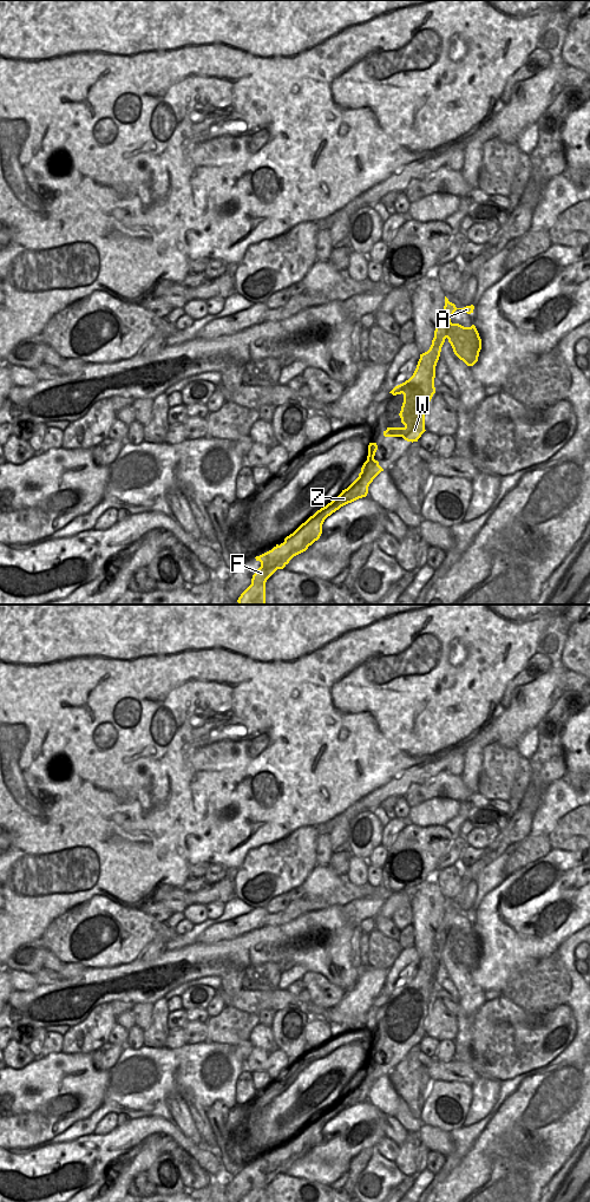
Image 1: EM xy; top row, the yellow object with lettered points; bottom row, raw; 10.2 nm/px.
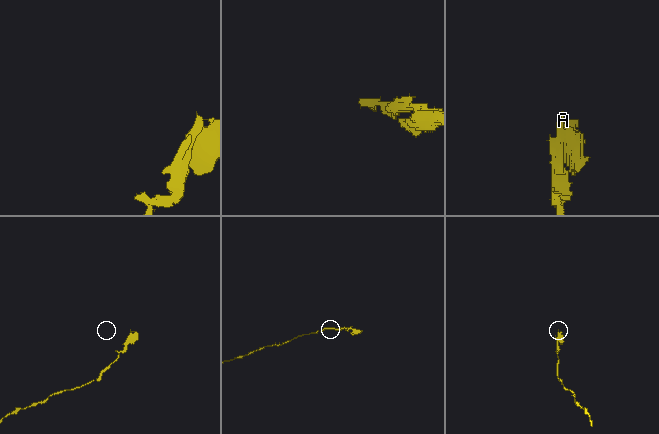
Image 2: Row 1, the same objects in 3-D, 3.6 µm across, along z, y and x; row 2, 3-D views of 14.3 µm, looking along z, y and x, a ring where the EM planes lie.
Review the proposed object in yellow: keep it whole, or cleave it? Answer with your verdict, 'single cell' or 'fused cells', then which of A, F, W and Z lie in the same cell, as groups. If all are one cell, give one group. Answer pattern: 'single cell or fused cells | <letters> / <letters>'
single cell | A F W Z

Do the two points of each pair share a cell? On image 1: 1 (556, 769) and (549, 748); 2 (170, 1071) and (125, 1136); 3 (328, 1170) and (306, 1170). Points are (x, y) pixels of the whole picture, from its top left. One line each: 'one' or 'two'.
1: one
2: two
3: one

